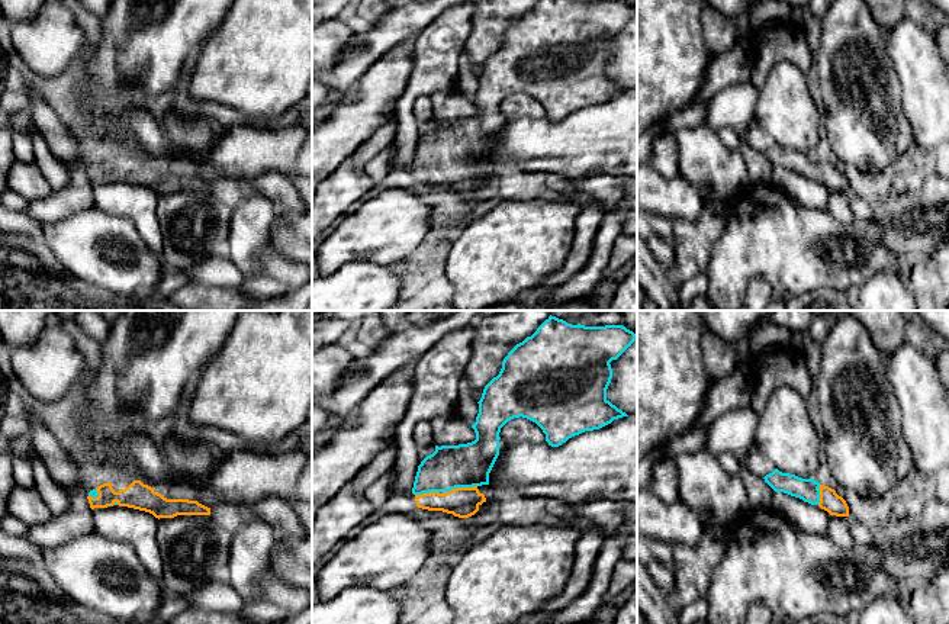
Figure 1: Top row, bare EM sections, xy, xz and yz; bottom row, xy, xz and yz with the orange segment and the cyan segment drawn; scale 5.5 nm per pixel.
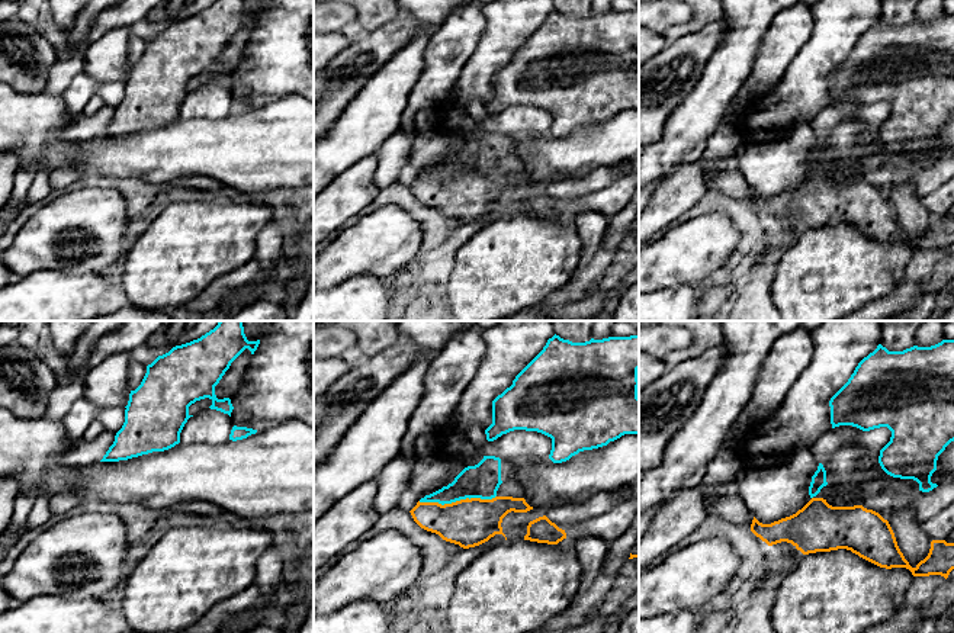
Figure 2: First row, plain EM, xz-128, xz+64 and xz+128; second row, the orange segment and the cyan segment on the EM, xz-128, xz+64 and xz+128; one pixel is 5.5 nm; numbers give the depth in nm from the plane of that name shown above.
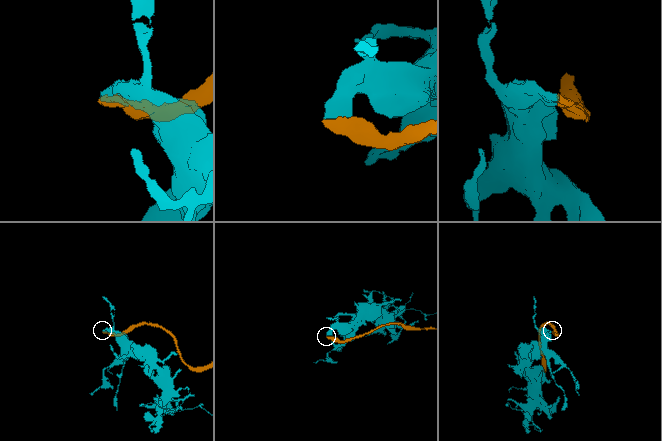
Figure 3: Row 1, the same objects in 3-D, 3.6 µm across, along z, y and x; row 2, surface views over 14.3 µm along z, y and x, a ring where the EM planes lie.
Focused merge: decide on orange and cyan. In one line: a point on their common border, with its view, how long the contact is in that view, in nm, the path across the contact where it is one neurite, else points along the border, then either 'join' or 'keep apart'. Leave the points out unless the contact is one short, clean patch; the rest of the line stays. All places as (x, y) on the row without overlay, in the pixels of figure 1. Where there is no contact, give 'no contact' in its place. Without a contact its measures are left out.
xz (460, 163) | 180 nm | across xz (463, 177), (460, 163), (460, 148), (469, 140) | join

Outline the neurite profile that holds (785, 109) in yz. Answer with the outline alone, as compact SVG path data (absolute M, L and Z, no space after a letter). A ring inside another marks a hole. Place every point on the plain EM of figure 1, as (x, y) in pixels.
M788 61L776 62L759 90L755 118L782 148L813 154L818 142L820 112L805 74Z

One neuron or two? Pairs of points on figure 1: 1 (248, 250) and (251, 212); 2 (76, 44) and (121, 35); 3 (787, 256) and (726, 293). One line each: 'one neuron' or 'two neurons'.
1: one neuron
2: two neurons
3: one neuron

